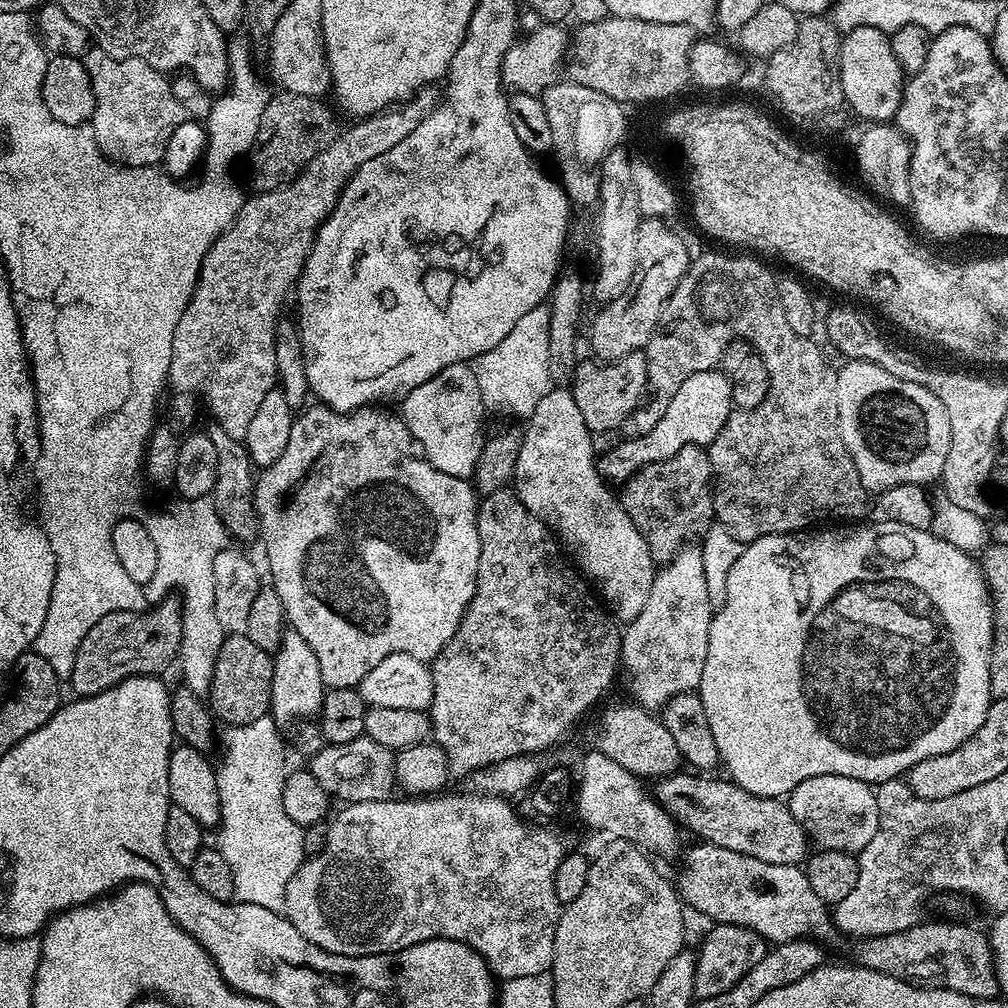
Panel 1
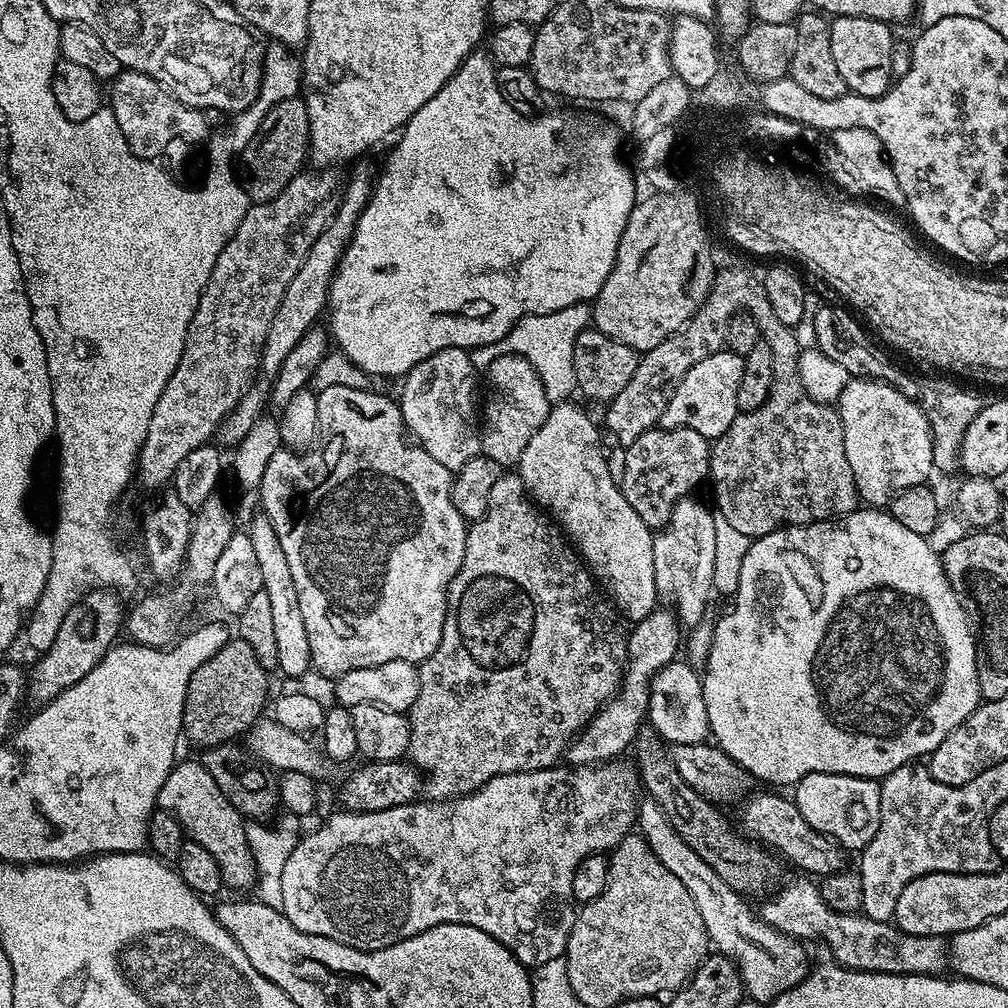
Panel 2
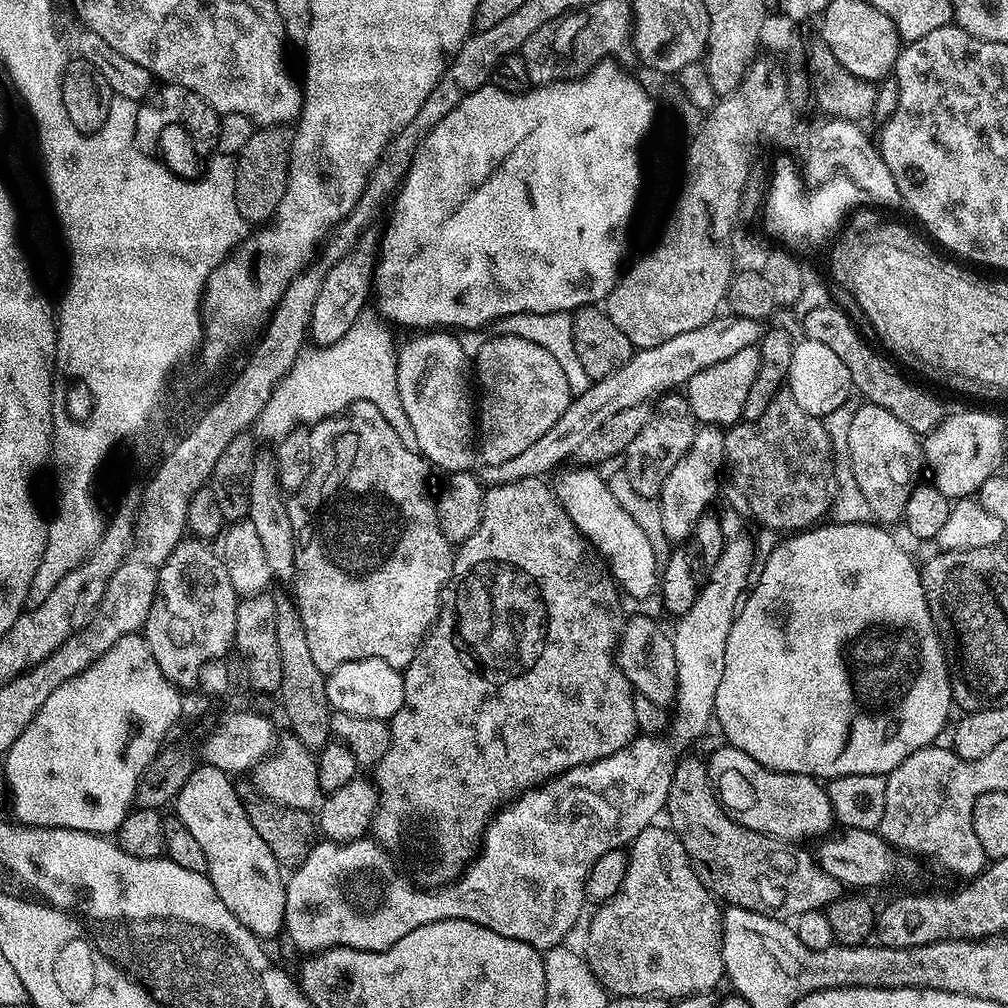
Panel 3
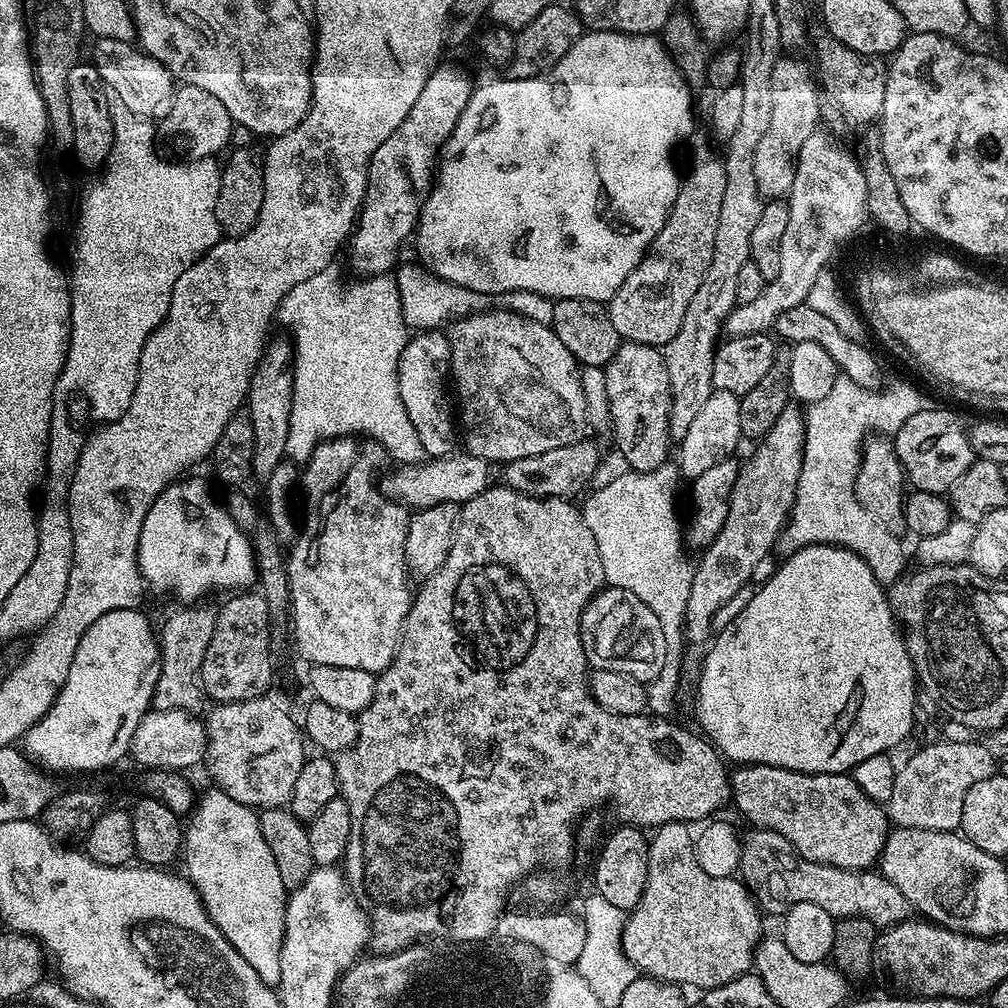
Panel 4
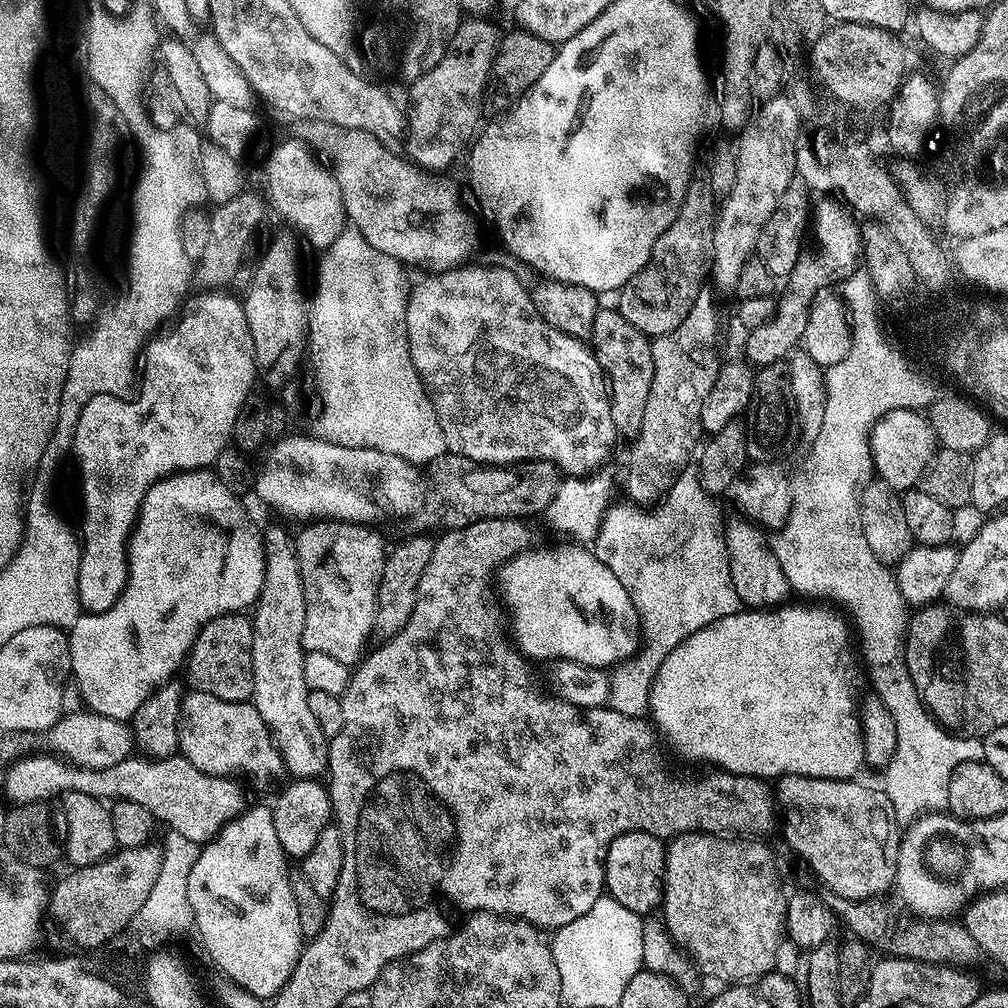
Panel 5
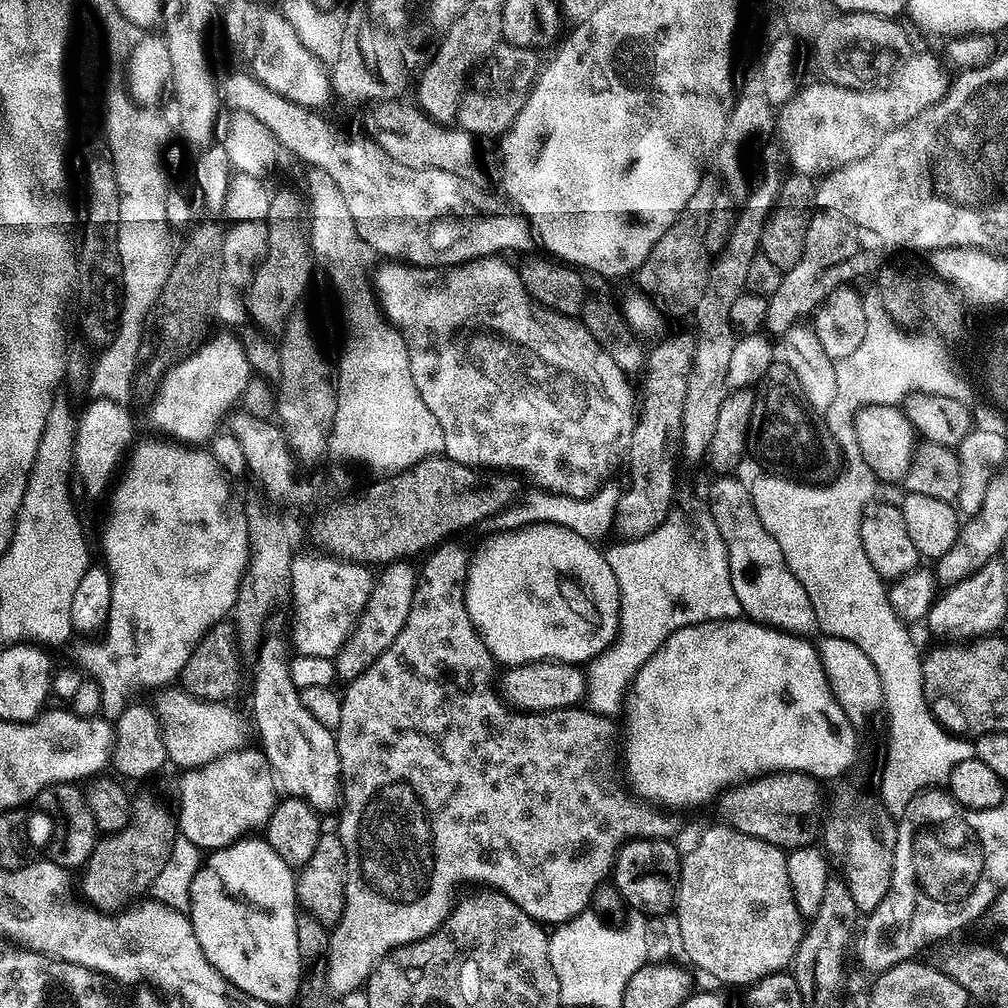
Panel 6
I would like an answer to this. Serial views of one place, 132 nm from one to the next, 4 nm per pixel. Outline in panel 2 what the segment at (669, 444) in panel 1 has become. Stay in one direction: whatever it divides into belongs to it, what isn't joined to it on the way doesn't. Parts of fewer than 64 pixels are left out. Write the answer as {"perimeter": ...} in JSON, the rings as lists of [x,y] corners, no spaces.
{"perimeter":[[[721,350],[690,367],[672,391],[659,427],[698,430],[698,434],[710,442],[726,434],[726,430],[730,430],[730,422],[734,422],[738,414],[738,382],[742,382],[743,365],[743,356]]]}

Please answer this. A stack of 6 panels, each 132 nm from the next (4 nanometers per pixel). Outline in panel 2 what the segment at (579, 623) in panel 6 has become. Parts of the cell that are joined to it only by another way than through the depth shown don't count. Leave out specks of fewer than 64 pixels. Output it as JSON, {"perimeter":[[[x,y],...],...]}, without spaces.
{"perimeter":[[[676,660],[662,666],[653,675],[649,686],[649,708],[647,723],[651,724],[660,739],[669,745],[694,745],[707,741],[709,737],[709,715],[706,714],[703,681],[695,667],[684,660]]]}

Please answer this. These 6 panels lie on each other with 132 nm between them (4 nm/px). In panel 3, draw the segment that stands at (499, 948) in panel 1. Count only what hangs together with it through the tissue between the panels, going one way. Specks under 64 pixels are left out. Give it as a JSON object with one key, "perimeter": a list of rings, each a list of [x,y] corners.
{"perimeter":[[[637,735],[625,748],[606,758],[568,768],[551,780],[520,793],[488,821],[478,851],[464,871],[451,884],[431,890],[413,883],[388,851],[371,838],[345,844],[335,844],[332,840],[313,843],[310,854],[306,854],[306,862],[299,864],[287,877],[283,931],[286,936],[288,932],[293,946],[301,948],[304,954],[323,952],[326,948],[384,952],[394,946],[398,938],[406,938],[410,930],[439,920],[469,920],[541,950],[561,947],[586,905],[584,883],[590,866],[610,850],[627,849],[641,830],[649,827],[659,812],[661,815],[665,811],[678,753],[670,741],[660,739],[664,738]]]}

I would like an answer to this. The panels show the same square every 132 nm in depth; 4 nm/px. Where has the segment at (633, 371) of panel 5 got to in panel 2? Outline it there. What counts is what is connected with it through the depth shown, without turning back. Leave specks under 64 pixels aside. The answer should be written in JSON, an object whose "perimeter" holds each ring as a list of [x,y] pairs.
{"perimeter":[[[654,427],[638,442],[627,445],[624,451],[624,473],[618,476],[618,485],[621,494],[625,496],[626,501],[634,508],[642,522],[651,530],[659,530],[668,527],[670,514],[678,501],[685,499],[700,483],[705,483],[708,476],[708,453],[710,451],[710,441],[698,430],[689,428],[662,428]]]}

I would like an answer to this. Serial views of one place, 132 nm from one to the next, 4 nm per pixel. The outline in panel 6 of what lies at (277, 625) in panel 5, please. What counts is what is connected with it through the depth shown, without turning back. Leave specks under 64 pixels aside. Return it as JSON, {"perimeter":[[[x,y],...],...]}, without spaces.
{"perimeter":[[[265,639],[254,656],[256,669],[252,672],[252,716],[260,731],[259,747],[279,787],[283,791],[285,788],[288,796],[305,800],[317,813],[335,813],[342,800],[336,738],[333,729],[322,726],[322,722],[318,722],[314,714],[302,706],[300,693],[288,670],[290,648],[285,641],[284,644],[280,640]]]}

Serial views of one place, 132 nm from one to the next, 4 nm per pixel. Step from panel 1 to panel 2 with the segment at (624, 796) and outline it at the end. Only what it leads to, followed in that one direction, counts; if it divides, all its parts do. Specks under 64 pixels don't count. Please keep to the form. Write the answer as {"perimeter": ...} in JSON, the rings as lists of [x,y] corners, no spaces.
{"perimeter":[[[644,798],[638,804],[638,832],[648,841],[652,853],[690,890],[690,898],[694,898],[694,906],[698,906],[698,914],[702,914],[702,926],[706,926],[706,934],[711,947],[721,956],[729,956],[736,964],[736,969],[740,972],[740,977],[744,983],[744,991],[747,999],[757,1000],[764,1006],[771,1005],[773,1000],[777,1000],[786,990],[798,986],[808,976],[810,971],[810,952],[804,948],[801,941],[795,940],[793,936],[782,934],[774,930],[766,921],[761,920],[759,915],[748,906],[743,895],[735,892],[670,826],[662,806],[654,802],[651,798]]]}

